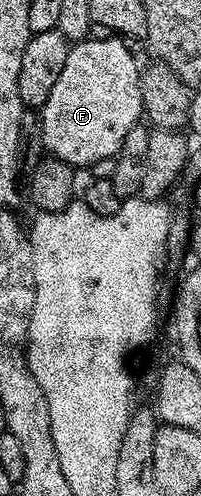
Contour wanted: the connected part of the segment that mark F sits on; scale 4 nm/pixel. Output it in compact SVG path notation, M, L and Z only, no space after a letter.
M88 37L78 40L74 45L68 46L67 56L65 57L65 65L61 68L61 74L57 76L57 82L53 84L53 93L49 93L49 101L45 101L41 108L43 117L43 146L54 158L65 161L70 167L76 169L90 168L92 163L101 161L102 158L115 158L121 149L121 141L125 141L129 129L133 129L144 118L143 102L141 101L141 63L135 60L135 55L130 46L124 40L114 37L99 37L103 39L95 39L96 37Z

